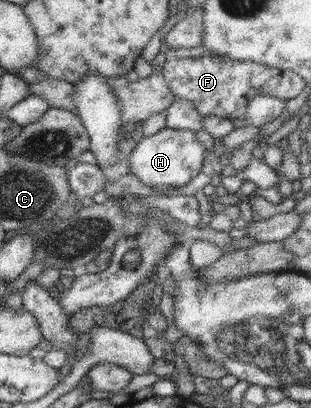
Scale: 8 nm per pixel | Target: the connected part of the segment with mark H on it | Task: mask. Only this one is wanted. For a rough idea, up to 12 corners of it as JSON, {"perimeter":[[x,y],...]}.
{"perimeter":[[193,131],[136,138],[129,172],[165,194],[200,172]]}

